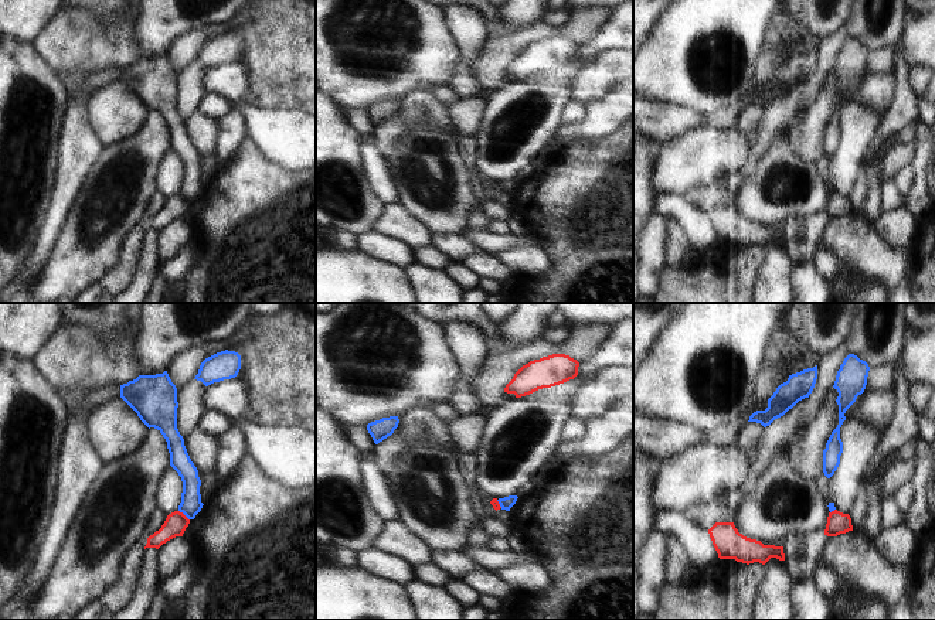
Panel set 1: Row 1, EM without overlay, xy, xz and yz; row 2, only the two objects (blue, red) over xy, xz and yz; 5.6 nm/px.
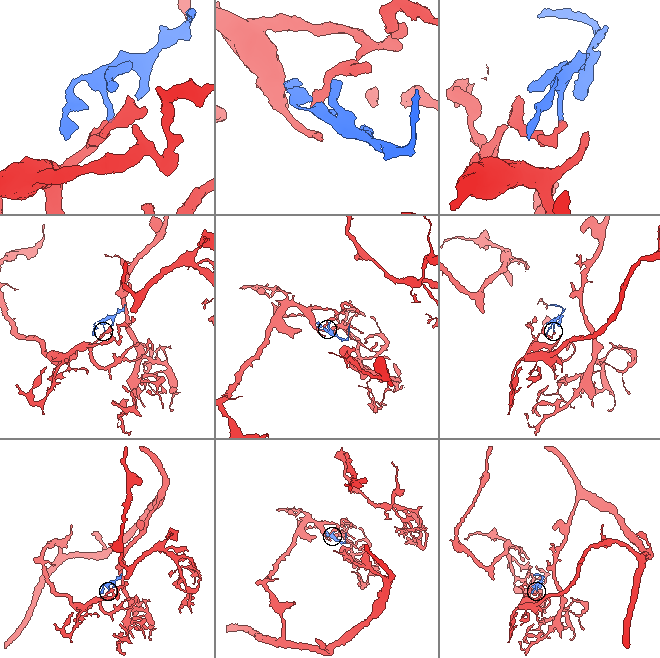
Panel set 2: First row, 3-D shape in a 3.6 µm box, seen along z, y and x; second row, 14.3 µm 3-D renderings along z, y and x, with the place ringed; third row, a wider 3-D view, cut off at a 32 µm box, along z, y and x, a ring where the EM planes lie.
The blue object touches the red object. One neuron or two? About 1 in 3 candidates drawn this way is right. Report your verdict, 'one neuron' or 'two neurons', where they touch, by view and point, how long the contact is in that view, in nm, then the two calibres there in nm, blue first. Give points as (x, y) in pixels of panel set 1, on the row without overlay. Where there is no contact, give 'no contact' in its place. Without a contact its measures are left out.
two neurons | xy (184, 197) | 90 nm | 120/130 nm

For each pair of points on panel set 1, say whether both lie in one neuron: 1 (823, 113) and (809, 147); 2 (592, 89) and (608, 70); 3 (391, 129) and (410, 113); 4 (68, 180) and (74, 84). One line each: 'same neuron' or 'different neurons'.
1: same neuron
2: same neuron
3: different neurons
4: same neuron

